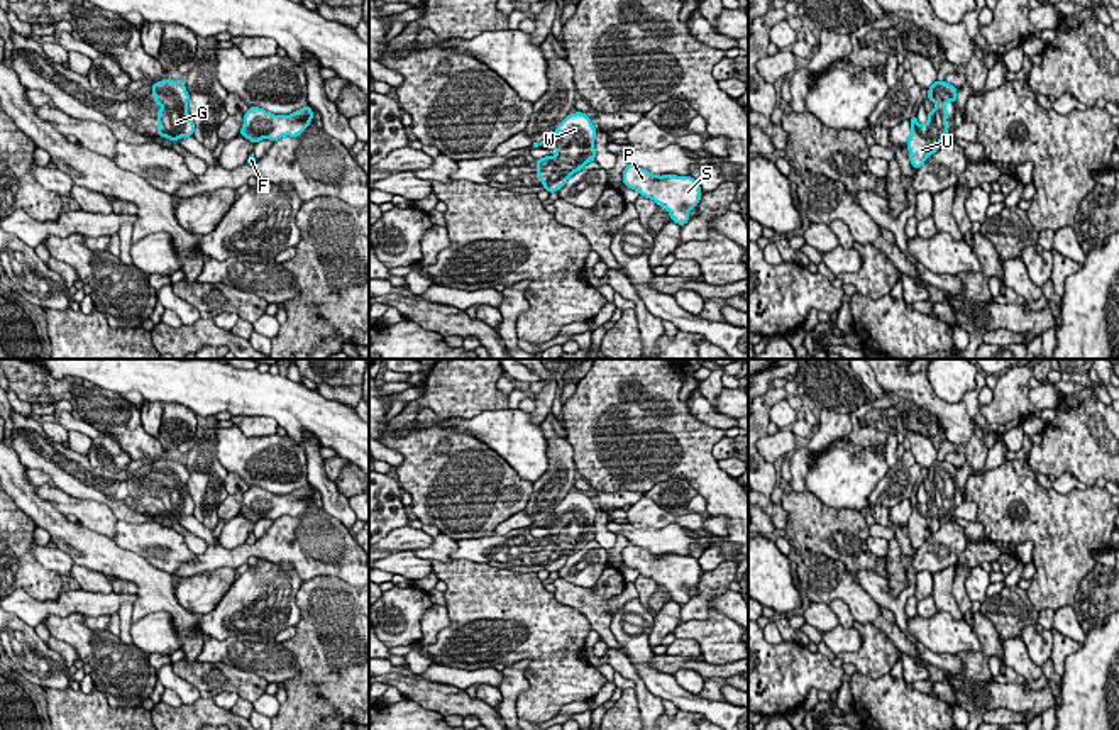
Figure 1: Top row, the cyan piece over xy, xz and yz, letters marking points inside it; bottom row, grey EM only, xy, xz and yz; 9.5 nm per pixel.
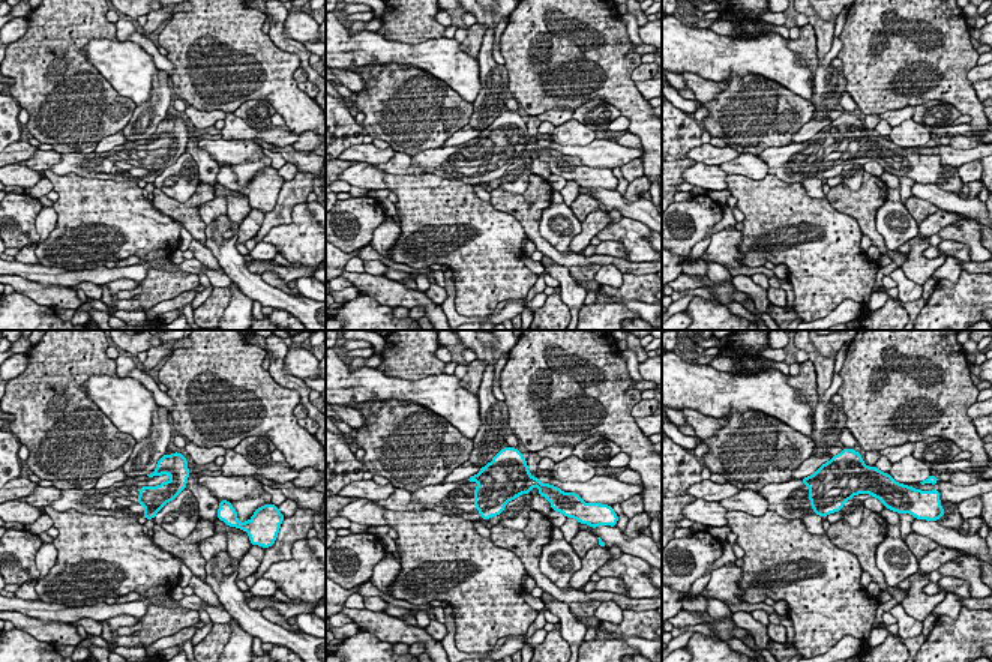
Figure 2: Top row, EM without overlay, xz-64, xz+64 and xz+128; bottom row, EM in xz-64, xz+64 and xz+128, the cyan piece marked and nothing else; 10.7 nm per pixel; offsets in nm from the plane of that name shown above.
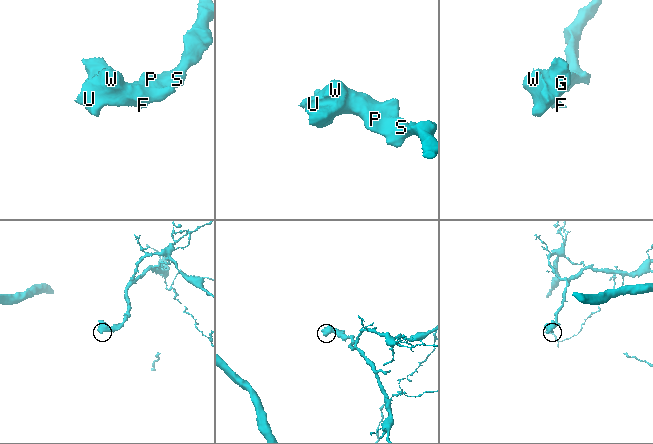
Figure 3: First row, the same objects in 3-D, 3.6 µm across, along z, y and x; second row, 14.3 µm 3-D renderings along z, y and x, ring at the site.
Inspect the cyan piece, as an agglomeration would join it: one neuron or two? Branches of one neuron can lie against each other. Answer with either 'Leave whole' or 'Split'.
Leave whole

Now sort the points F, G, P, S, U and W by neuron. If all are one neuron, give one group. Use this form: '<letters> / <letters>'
F G P S U W

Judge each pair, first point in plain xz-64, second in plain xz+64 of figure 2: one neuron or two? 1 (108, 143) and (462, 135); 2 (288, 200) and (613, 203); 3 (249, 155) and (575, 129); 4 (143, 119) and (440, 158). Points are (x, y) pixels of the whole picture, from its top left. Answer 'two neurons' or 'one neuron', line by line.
1: one neuron
2: two neurons
3: two neurons
4: two neurons

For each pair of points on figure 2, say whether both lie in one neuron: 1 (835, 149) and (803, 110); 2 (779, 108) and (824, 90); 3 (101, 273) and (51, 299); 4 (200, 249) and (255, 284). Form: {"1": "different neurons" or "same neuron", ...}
{"1": "different neurons", "2": "different neurons", "3": "different neurons", "4": "different neurons"}

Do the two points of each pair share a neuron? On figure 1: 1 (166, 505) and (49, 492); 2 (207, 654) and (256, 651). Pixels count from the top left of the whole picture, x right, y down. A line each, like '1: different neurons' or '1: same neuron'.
1: different neurons
2: same neuron

